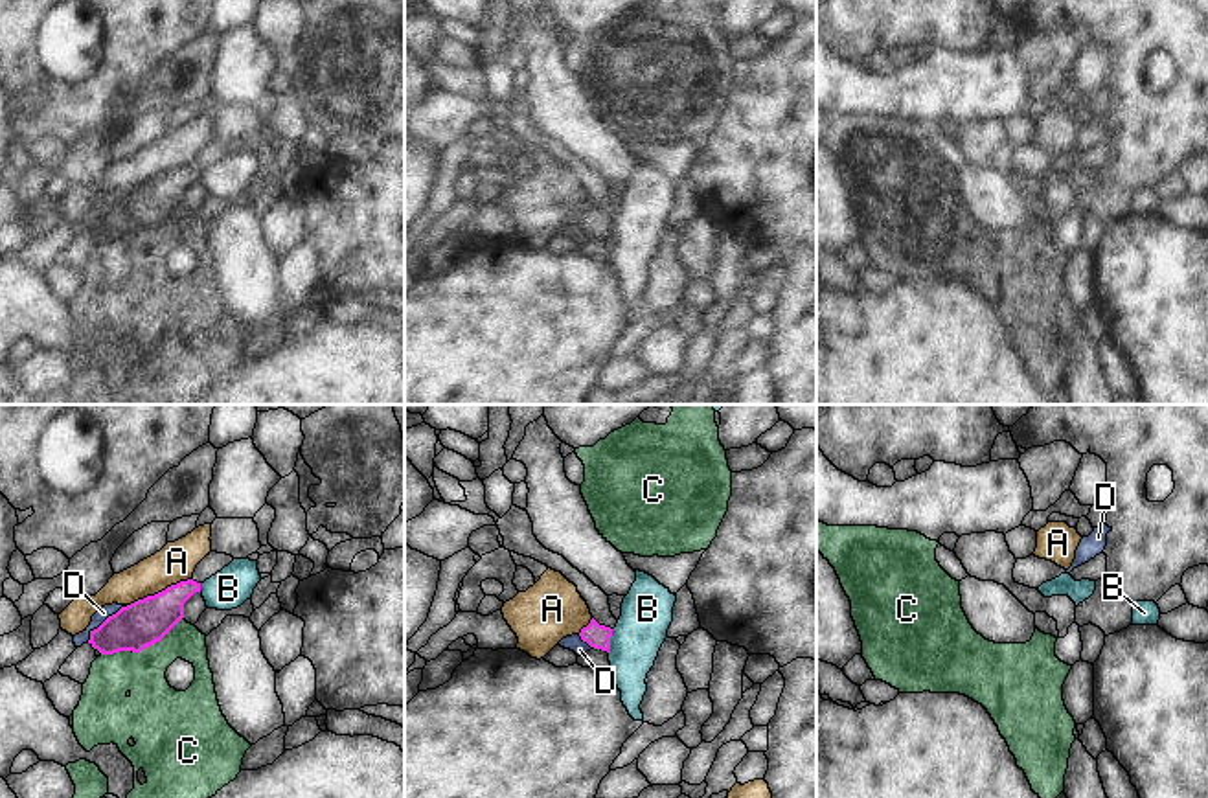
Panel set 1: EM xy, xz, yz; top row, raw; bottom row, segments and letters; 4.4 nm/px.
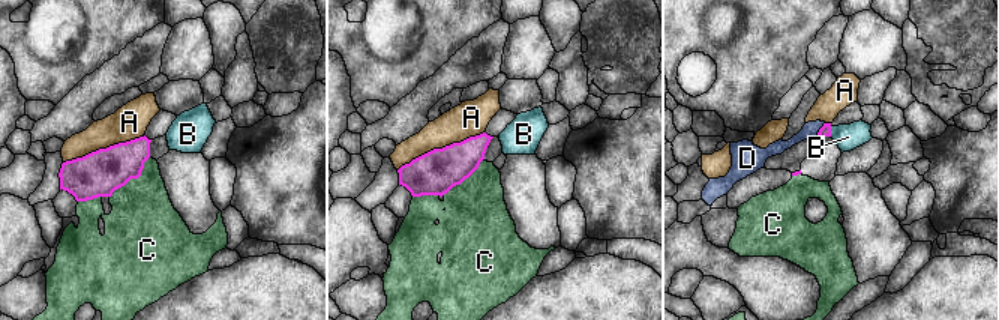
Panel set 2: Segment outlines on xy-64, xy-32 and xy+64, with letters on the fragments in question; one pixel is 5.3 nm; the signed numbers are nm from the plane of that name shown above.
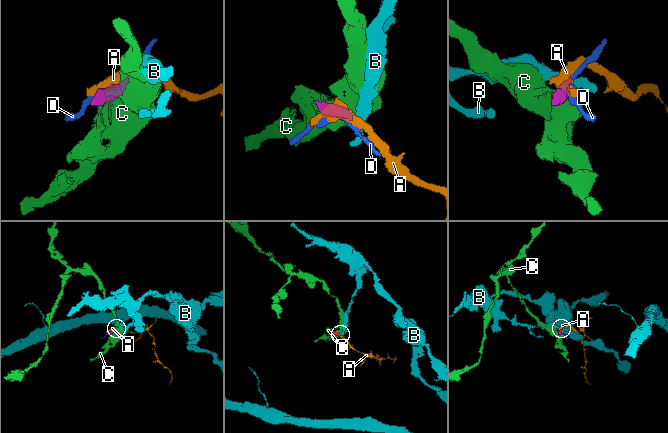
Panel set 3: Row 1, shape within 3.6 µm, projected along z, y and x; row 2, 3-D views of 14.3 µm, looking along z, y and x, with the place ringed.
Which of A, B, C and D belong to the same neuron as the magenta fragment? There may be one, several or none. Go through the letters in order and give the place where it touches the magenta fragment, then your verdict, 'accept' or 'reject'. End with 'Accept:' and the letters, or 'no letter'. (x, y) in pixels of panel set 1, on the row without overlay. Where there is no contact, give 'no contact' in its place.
A: xy (159, 181) | reject
B: xz (609, 228) | reject
C: xy (142, 238) | reject
D: xy (107, 206) | reject
Accept: no letter

